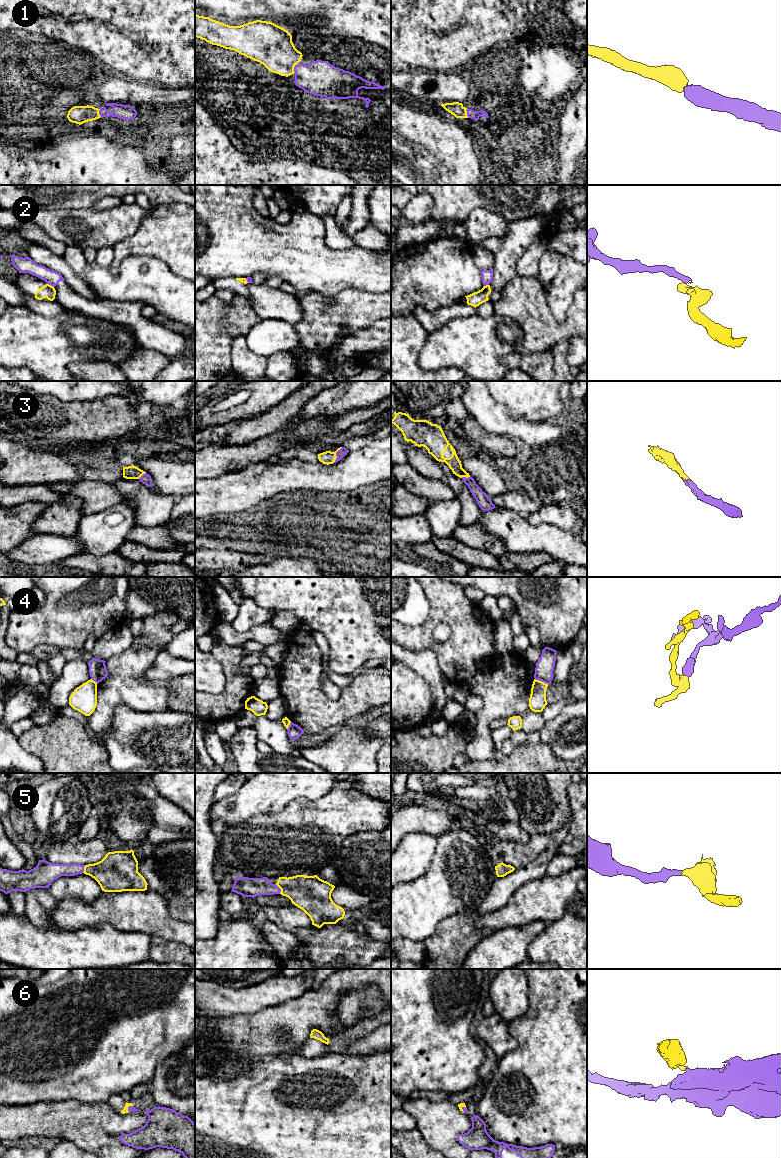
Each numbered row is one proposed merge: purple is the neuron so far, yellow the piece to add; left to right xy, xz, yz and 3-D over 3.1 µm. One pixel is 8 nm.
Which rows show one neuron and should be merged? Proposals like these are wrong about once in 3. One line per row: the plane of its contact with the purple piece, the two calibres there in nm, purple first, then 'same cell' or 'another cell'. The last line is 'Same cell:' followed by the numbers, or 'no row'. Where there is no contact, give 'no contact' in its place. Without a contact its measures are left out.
1: xz | 280/320 nm | same cell
2: xy | 130/110 nm | another cell
3: xz | 70/110 nm | same cell
4: yz | 150/140 nm | another cell
5: xz | 160/280 nm | same cell
6: xy | 50/50 nm | same cell
Same cell: 1, 3, 5, 6

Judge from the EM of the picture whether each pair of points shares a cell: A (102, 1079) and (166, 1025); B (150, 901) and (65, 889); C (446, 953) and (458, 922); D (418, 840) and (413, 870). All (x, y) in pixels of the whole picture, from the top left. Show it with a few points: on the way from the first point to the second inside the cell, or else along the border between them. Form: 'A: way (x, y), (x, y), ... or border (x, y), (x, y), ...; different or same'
A: way (118, 1063), (150, 1031); same
B: border (102, 891), (91, 902), (84, 902), (76, 898); different
C: way (449, 945), (458, 930); same
D: way (418, 847), (413, 855), (413, 863); same

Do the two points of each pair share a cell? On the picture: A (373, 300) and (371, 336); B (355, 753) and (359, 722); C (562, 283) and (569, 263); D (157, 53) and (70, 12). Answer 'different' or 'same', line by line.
A: different
B: same
C: same
D: same

